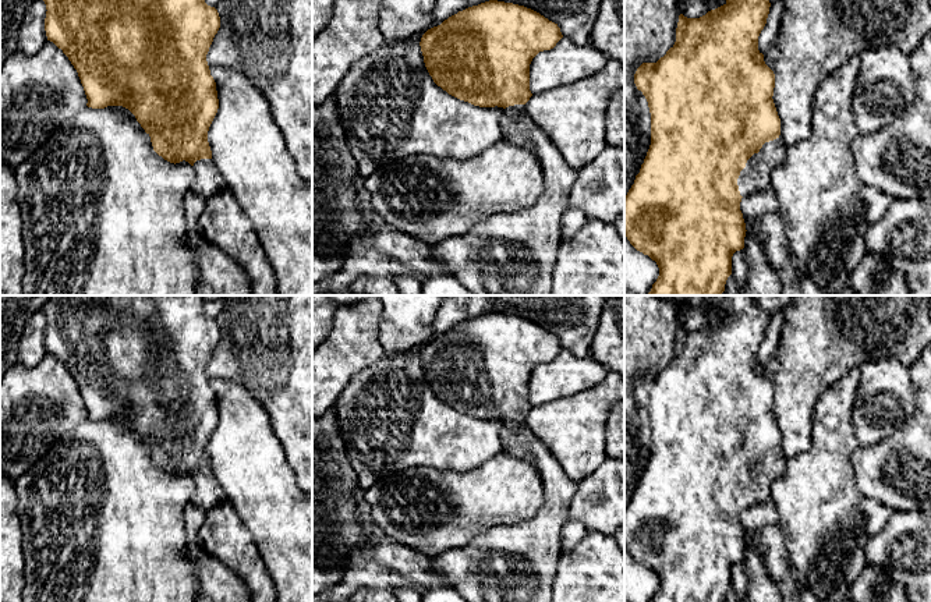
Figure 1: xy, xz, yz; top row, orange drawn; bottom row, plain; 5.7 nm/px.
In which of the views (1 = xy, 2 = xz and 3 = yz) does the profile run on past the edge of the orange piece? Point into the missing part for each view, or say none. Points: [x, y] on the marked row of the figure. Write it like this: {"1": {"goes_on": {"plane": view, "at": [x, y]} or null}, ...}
{"1": {"goes_on": {"plane": "xy", "at": [208, 180]}}, "2": {"goes_on": {"plane": "xz", "at": [510, 254]}}, "3": {"goes_on": {"plane": "yz", "at": [756, 176]}}}

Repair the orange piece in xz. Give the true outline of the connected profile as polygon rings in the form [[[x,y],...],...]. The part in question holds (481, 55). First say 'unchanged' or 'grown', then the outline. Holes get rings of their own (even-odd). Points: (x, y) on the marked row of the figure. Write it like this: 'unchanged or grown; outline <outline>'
grown; outline [[[489,0],[468,7],[428,29],[420,42],[425,67],[433,82],[449,95],[479,107],[503,107],[502,137],[510,144],[525,148],[539,160],[544,173],[544,191],[537,203],[525,210],[499,213],[475,224],[460,237],[450,237],[432,248],[432,258],[447,269],[447,275],[472,295],[551,295],[552,270],[562,242],[562,217],[569,209],[570,188],[577,170],[570,167],[549,137],[527,116],[530,91],[530,64],[544,50],[551,50],[563,38],[557,24],[524,6]]]

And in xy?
grown; outline [[[43,0],[46,4],[45,31],[47,40],[53,42],[68,57],[71,64],[78,72],[81,84],[84,86],[88,107],[105,109],[107,106],[123,106],[128,109],[151,137],[153,150],[170,163],[188,162],[195,171],[192,183],[192,191],[199,196],[208,199],[213,194],[227,188],[226,180],[222,177],[217,166],[212,159],[212,150],[208,142],[209,127],[217,113],[219,99],[216,91],[216,82],[210,75],[210,70],[206,61],[206,54],[213,42],[215,35],[220,28],[220,17],[215,7],[210,7],[205,0]]]

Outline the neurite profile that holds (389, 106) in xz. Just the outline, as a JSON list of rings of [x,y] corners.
[[[387,42],[355,61],[333,96],[362,178],[383,163],[411,155],[467,160],[502,139],[505,109],[474,106],[438,86],[425,67],[420,42]]]

